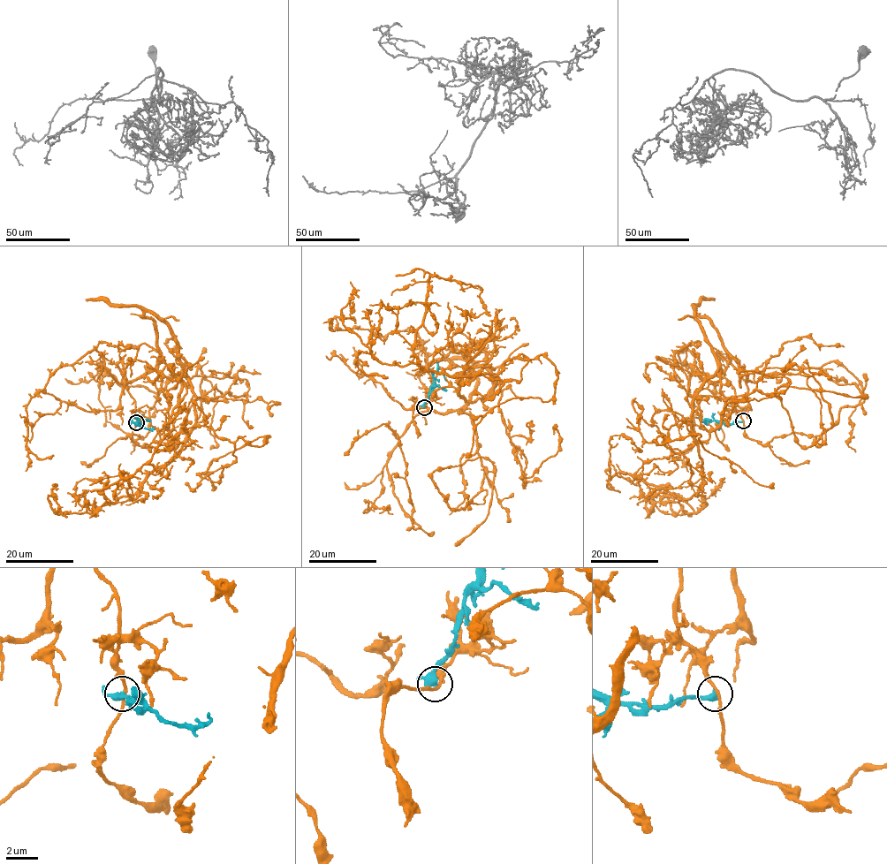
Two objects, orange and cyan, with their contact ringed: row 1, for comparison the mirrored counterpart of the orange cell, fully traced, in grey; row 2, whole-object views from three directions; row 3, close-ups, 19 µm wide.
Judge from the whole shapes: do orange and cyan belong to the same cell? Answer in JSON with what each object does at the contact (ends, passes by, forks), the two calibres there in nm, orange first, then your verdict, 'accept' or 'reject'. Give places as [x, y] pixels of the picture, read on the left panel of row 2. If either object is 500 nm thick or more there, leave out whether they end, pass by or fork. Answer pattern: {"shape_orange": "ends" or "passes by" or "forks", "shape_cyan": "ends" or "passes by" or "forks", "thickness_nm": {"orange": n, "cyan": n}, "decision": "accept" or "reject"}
{"shape_orange": "passes by", "shape_cyan": "passes by", "thickness_nm": {"orange": 170, "cyan": 360}, "decision": "reject"}

